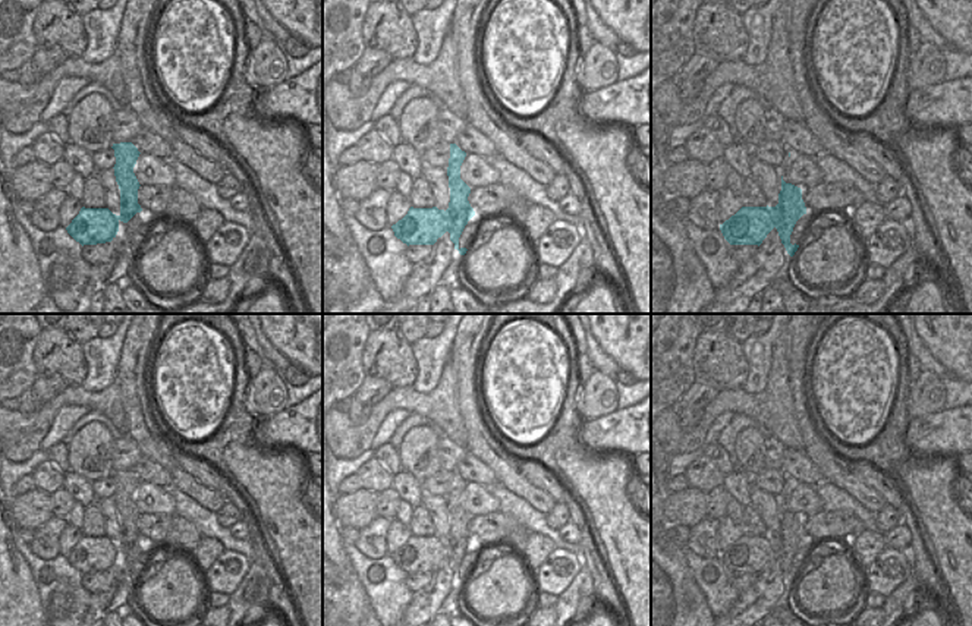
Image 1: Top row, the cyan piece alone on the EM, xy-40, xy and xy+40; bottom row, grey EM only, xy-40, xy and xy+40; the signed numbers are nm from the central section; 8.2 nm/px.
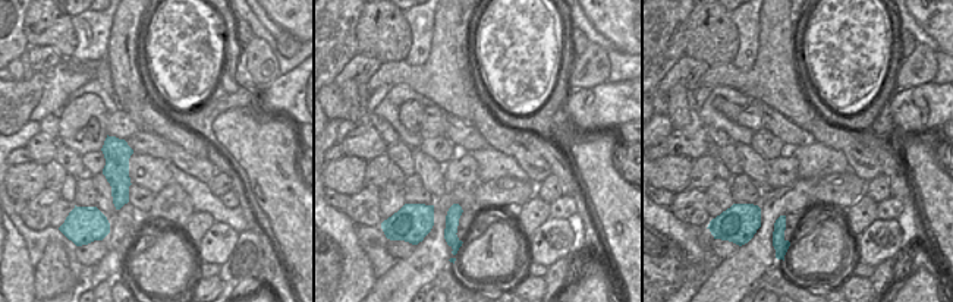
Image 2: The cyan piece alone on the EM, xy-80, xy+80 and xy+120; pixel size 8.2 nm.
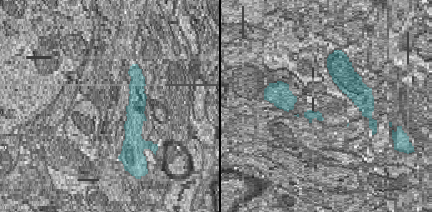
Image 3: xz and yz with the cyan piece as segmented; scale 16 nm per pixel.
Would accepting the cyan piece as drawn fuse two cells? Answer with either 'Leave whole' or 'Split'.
Split

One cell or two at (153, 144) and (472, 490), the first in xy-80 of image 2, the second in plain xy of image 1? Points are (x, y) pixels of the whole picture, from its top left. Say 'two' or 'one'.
two

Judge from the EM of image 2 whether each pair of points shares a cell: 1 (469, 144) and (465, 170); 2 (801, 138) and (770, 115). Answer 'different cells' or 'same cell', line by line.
1: different cells
2: same cell

